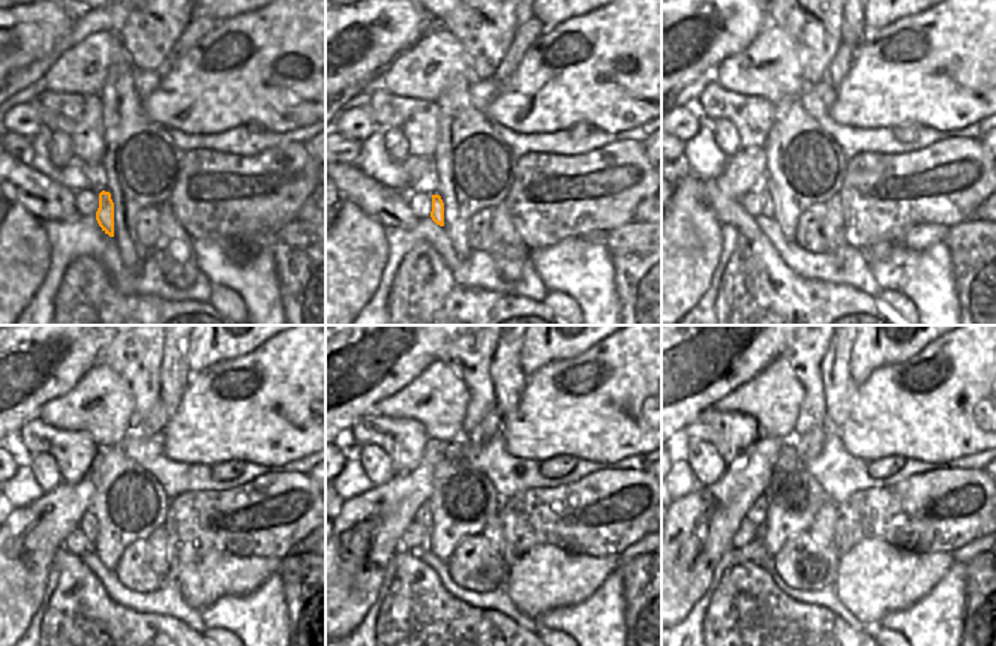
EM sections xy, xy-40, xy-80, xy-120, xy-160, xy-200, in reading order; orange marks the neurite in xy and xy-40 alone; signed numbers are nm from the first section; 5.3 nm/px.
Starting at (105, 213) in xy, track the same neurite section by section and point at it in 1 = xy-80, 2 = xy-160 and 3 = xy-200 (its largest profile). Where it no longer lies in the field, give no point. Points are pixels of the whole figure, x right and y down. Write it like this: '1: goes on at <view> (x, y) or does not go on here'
1: goes on at xy-80 (762, 188)
2: goes on at xy-160 (423, 517)
3: goes on at xy-200 (758, 514)

